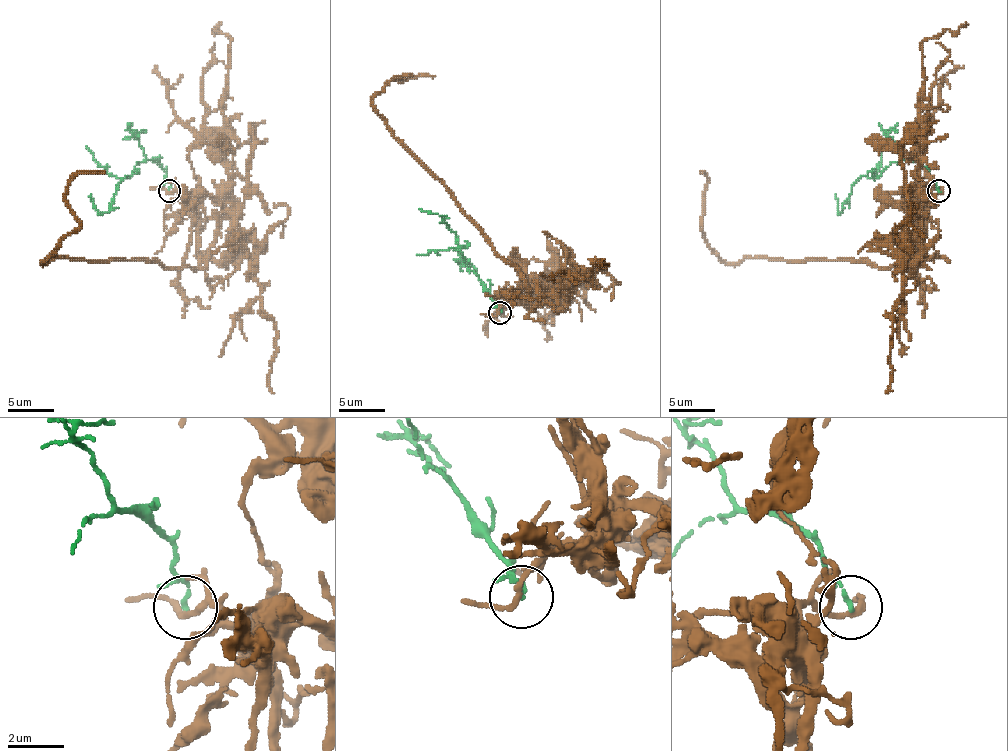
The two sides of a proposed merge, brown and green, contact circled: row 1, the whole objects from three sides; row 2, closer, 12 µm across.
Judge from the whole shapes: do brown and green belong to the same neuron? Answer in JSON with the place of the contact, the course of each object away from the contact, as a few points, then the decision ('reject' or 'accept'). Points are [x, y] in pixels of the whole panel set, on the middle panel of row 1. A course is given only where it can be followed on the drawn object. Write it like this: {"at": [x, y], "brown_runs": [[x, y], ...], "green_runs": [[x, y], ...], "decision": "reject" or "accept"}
{"at": [500, 312], "brown_runs": [[499, 312], [510, 296], [526, 298], [524, 277], [373, 103], [398, 76], [435, 76]], "green_runs": [[499, 312], [483, 282], [467, 266], [460, 252], [458, 236], [437, 213], [421, 209]], "decision": "reject"}

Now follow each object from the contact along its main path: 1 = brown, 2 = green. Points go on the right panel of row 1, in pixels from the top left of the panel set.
1: (938, 191), (922, 194), (920, 260), (911, 269), (849, 260), (730, 262), (702, 235), (707, 178), (702, 171)
2: (938, 191), (929, 173), (908, 159), (892, 162), (879, 175), (863, 175), (851, 187), (840, 212), (835, 194)

